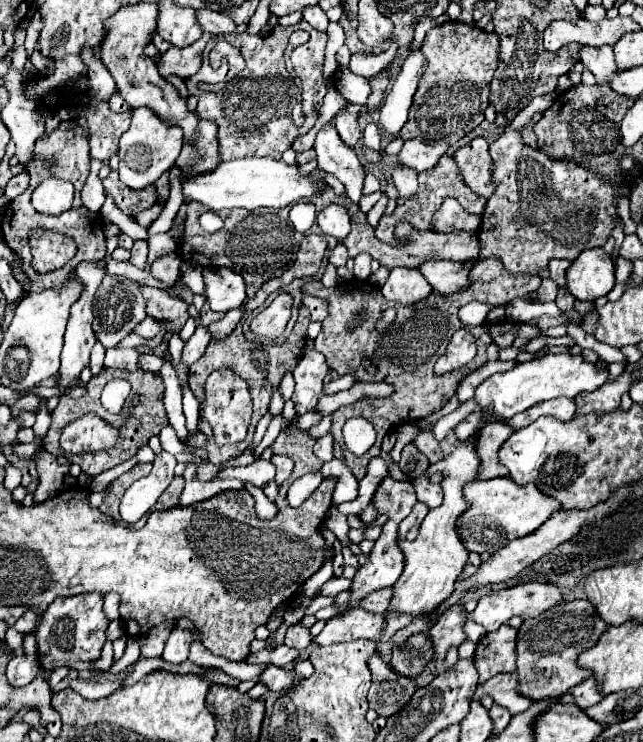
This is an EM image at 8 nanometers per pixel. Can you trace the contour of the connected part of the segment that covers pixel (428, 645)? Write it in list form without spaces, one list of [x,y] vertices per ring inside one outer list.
[[[418,632],[408,636],[406,642],[396,644],[392,648],[390,668],[406,678],[418,678],[424,668],[432,662],[434,648],[432,640],[428,638],[428,632]]]

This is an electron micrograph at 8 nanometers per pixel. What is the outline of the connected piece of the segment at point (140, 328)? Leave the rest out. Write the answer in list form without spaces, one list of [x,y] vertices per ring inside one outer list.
[[[146,316],[146,320],[144,322],[140,322],[138,326],[136,326],[136,334],[138,336],[142,336],[142,338],[146,338],[146,340],[152,340],[160,330],[166,330],[162,324],[158,324],[158,322],[154,322],[154,318],[150,318],[150,316]]]

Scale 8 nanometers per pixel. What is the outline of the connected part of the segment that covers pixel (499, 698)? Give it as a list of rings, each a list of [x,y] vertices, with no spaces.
[[[496,674],[484,684],[478,684],[474,694],[480,700],[484,694],[492,694],[494,702],[508,708],[510,714],[522,714],[532,706],[532,700],[518,692],[518,674]]]

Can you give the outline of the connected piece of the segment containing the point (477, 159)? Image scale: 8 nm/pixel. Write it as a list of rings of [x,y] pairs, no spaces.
[[[474,138],[466,146],[458,148],[454,152],[454,160],[460,168],[460,174],[464,182],[484,198],[490,198],[496,184],[492,182],[492,158],[488,152],[488,142],[486,138]]]

